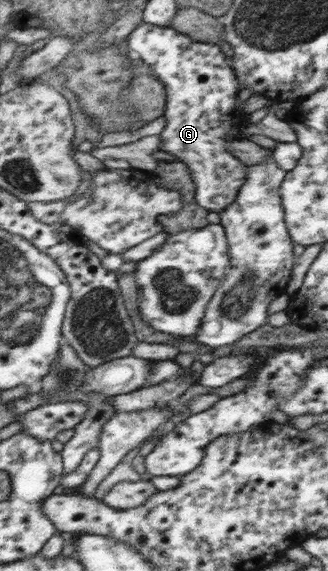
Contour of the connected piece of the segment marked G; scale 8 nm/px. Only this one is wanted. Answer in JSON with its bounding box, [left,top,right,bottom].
[125,23,248,213]

